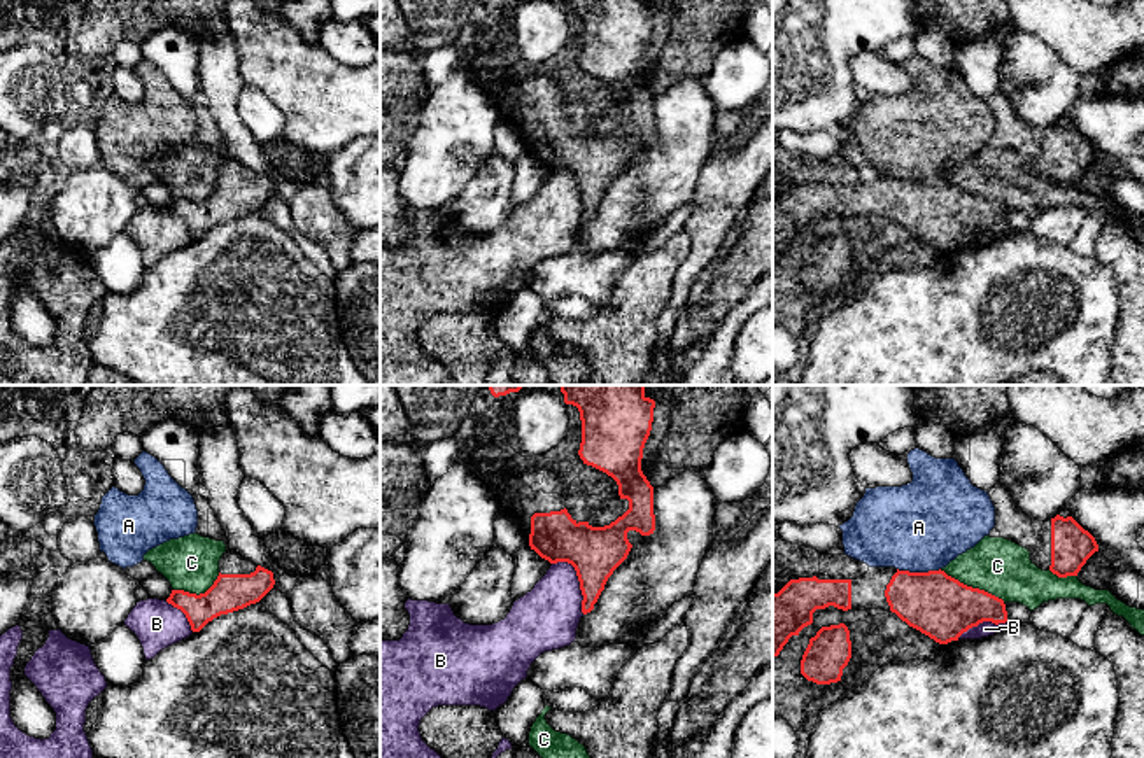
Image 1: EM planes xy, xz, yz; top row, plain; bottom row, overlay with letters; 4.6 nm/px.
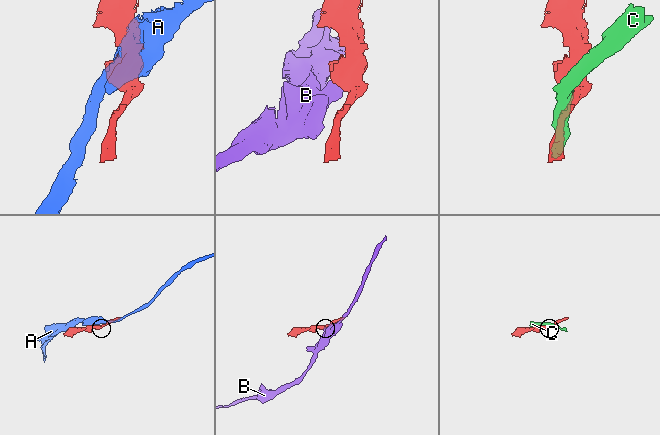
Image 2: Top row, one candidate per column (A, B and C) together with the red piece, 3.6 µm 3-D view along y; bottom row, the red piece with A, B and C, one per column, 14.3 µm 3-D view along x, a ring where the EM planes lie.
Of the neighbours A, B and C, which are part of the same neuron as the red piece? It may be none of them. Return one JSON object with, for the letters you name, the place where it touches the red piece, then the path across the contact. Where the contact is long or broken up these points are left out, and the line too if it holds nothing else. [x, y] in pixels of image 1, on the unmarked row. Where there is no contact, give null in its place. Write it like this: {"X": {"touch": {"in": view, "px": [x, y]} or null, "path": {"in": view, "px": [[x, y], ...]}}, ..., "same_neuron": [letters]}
{"same_neuron": []}

